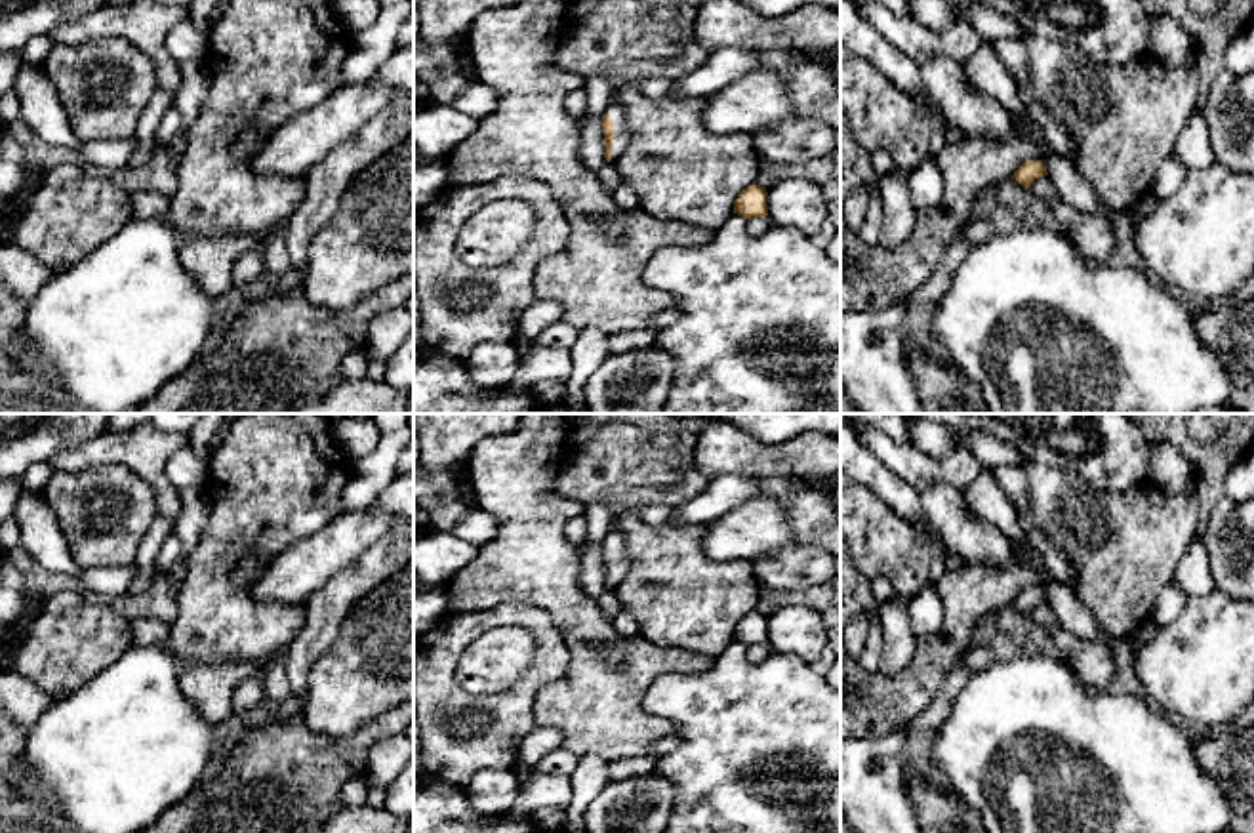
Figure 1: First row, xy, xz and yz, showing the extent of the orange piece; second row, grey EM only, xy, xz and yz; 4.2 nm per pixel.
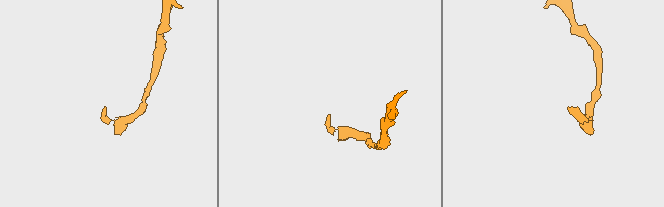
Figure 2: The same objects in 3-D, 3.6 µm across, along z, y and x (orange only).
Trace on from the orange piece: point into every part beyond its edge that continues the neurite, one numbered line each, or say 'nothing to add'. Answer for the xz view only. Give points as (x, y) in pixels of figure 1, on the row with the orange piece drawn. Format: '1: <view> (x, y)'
1: xz (614, 109)

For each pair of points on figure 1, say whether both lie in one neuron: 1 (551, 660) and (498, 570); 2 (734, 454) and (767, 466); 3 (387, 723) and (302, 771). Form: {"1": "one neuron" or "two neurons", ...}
{"1": "two neurons", "2": "one neuron", "3": "one neuron"}

